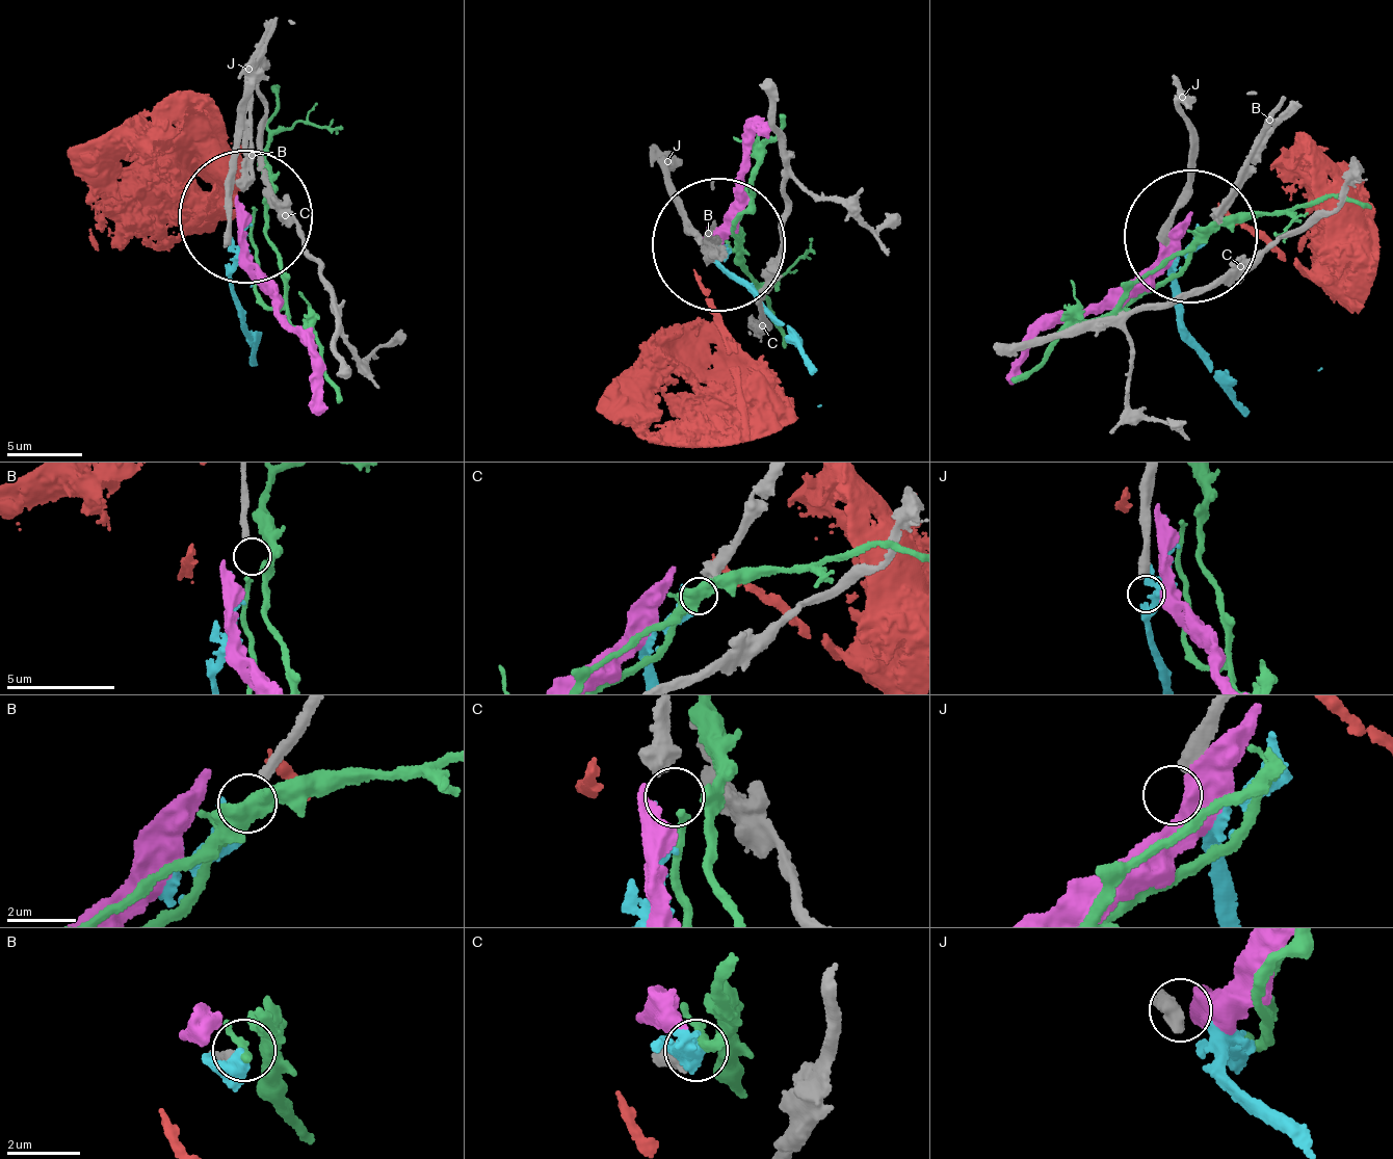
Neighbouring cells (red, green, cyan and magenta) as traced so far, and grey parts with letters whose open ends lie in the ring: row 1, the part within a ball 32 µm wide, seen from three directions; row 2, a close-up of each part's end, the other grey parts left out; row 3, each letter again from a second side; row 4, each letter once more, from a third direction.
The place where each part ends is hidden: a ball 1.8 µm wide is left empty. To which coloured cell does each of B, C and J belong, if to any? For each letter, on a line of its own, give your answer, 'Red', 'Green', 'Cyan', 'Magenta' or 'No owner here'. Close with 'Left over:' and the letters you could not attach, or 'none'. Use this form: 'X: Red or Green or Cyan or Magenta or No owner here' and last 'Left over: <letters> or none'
B: Green
C: Cyan
J: No owner here
Left over: J

